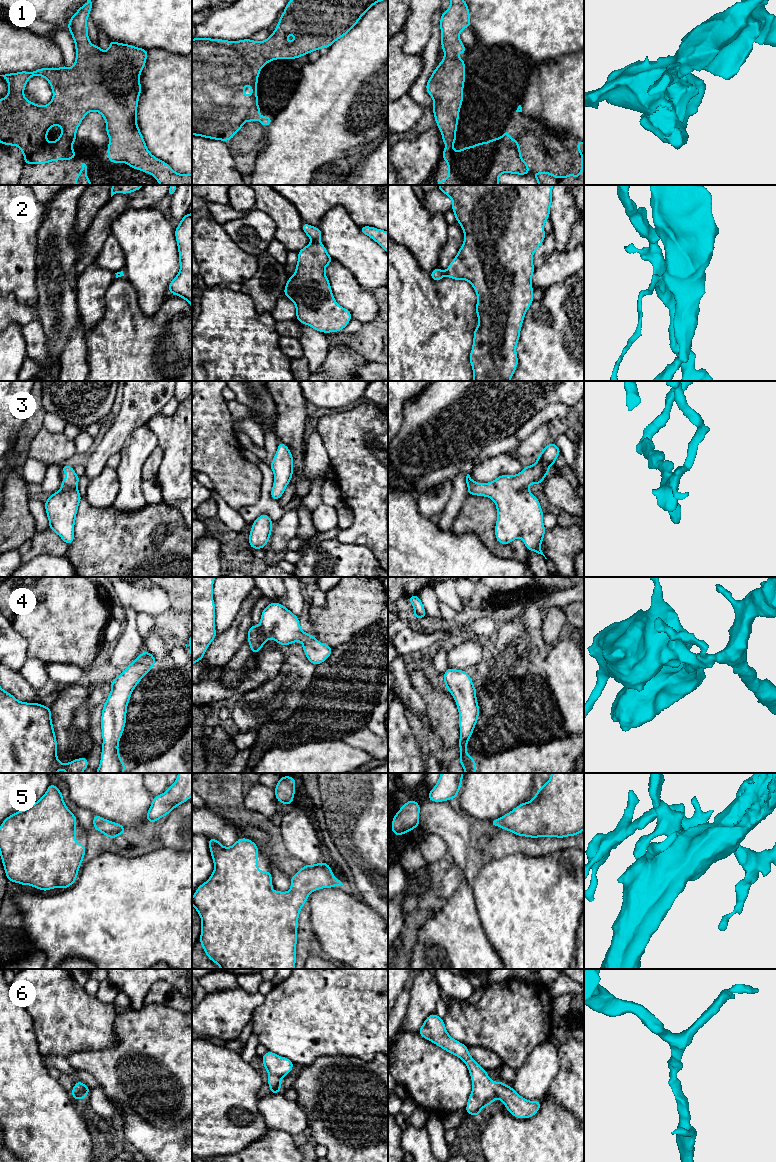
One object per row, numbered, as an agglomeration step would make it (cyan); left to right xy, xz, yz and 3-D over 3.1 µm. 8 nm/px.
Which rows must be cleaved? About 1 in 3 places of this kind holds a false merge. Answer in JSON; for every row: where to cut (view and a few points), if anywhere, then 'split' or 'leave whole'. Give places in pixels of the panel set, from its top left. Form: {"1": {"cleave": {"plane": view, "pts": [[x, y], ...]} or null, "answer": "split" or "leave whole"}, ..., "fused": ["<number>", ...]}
{"1": {"cleave": null, "answer": "leave whole"}, "2": {"cleave": {"plane": "xz", "pts": [[318, 240], [312, 242]]}, "answer": "split"}, "3": {"cleave": null, "answer": "leave whole"}, "4": {"cleave": null, "answer": "leave whole"}, "5": {"cleave": null, "answer": "leave whole"}, "6": {"cleave": null, "answer": "leave whole"}, "fused": ["2"]}

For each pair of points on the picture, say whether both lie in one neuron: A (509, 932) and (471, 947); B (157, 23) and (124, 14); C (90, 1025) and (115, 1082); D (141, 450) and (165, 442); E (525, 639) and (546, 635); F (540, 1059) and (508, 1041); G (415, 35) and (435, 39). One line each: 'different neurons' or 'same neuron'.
A: different neurons
B: same neuron
C: different neurons
D: different neurons
E: different neurons
F: different neurons
G: different neurons

